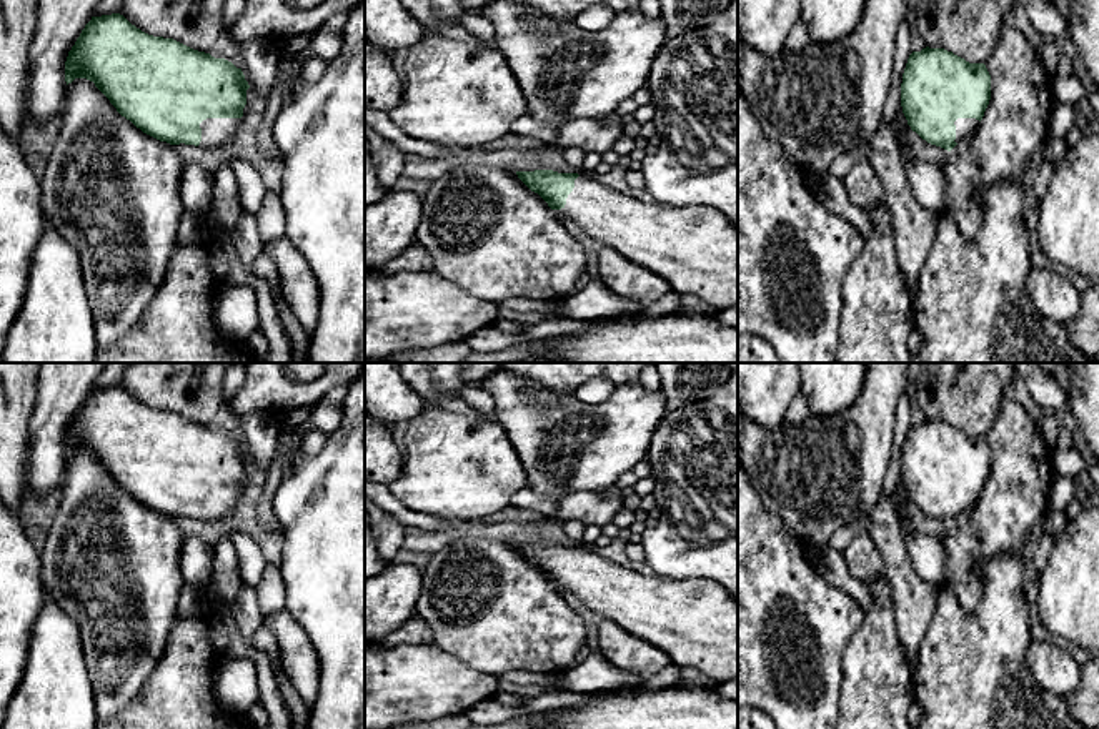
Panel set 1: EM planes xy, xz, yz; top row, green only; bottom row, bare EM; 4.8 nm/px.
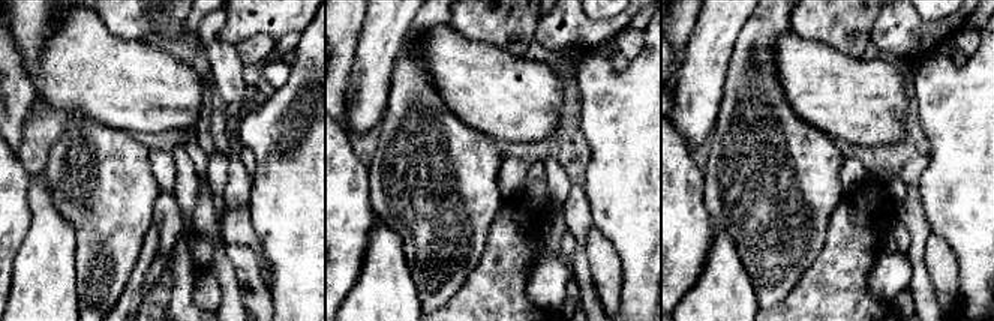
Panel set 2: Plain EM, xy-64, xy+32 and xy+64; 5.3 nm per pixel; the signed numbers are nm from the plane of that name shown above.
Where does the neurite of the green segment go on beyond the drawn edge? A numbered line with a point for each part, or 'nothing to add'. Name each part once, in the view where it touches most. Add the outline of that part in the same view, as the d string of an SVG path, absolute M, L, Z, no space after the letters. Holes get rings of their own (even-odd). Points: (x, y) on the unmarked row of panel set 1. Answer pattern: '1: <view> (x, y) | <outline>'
1: xy (213, 503) | M206 491L200 496L201 514L198 519L226 516L238 503L241 491Z

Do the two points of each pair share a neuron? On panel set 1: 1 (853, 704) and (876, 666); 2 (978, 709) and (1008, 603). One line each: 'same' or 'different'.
1: same
2: same

